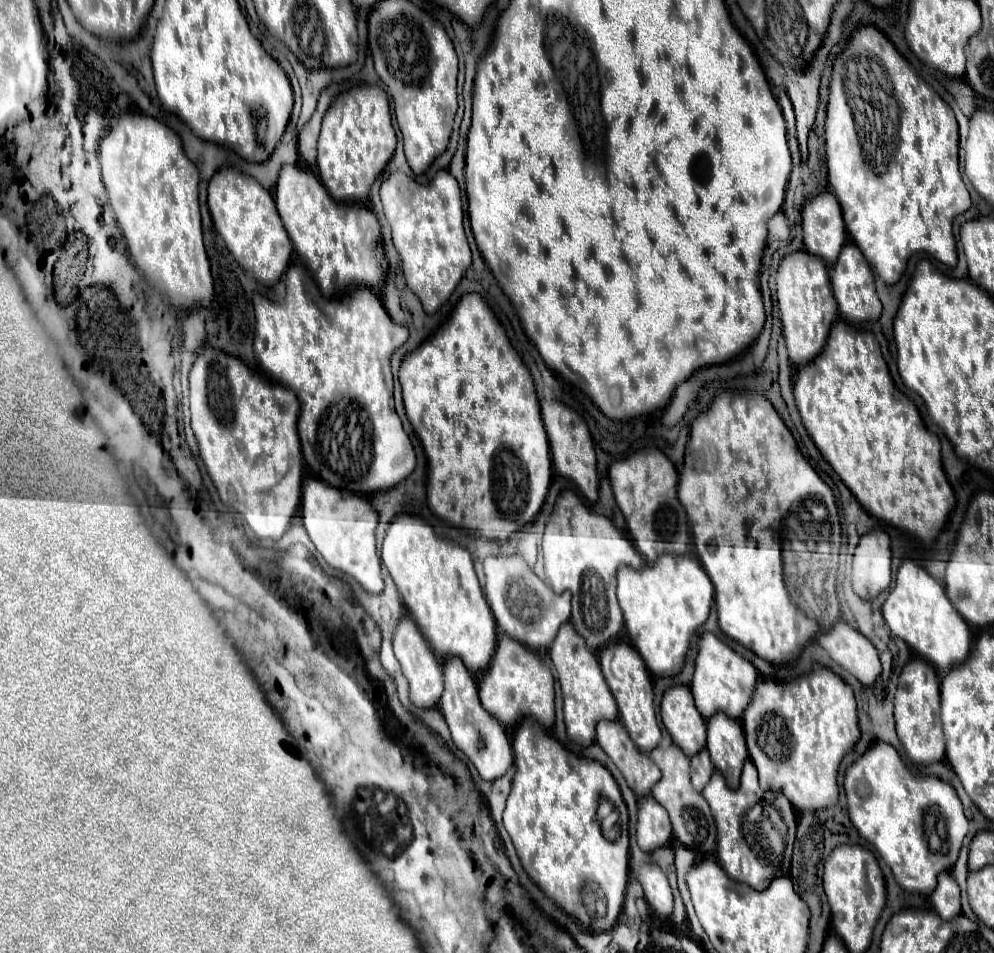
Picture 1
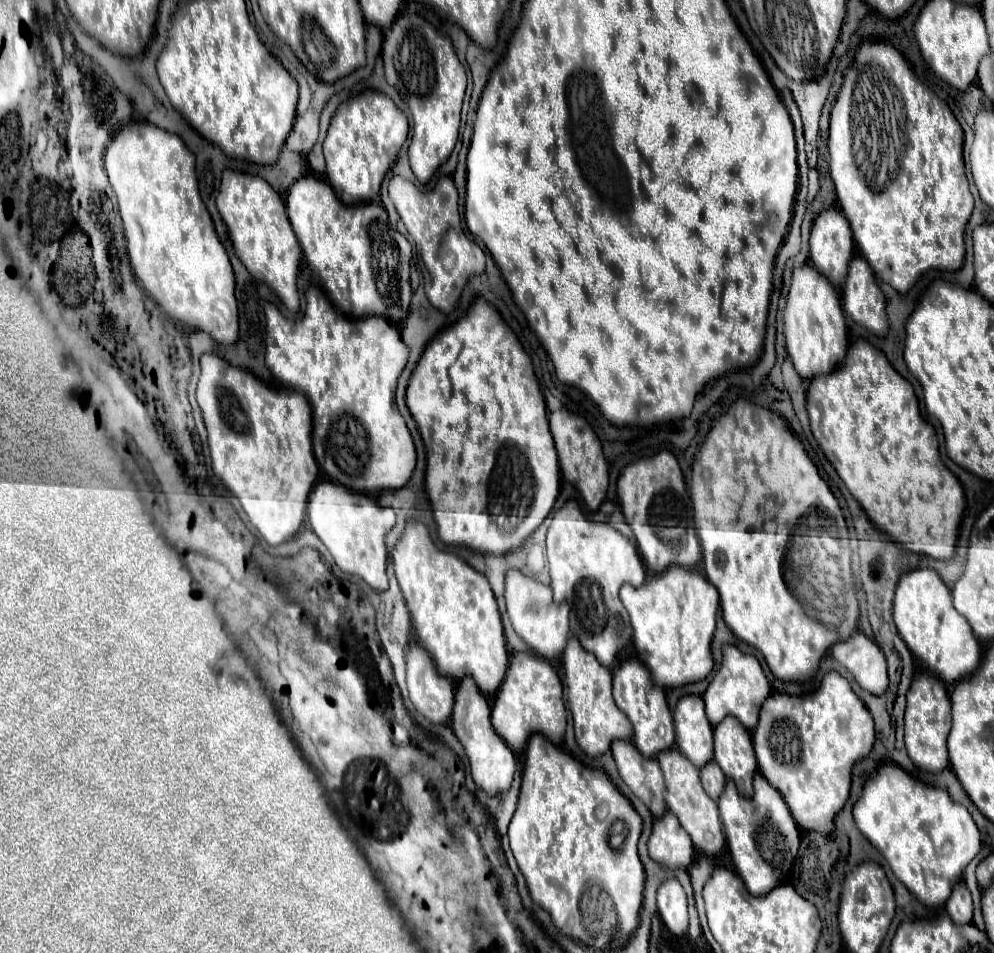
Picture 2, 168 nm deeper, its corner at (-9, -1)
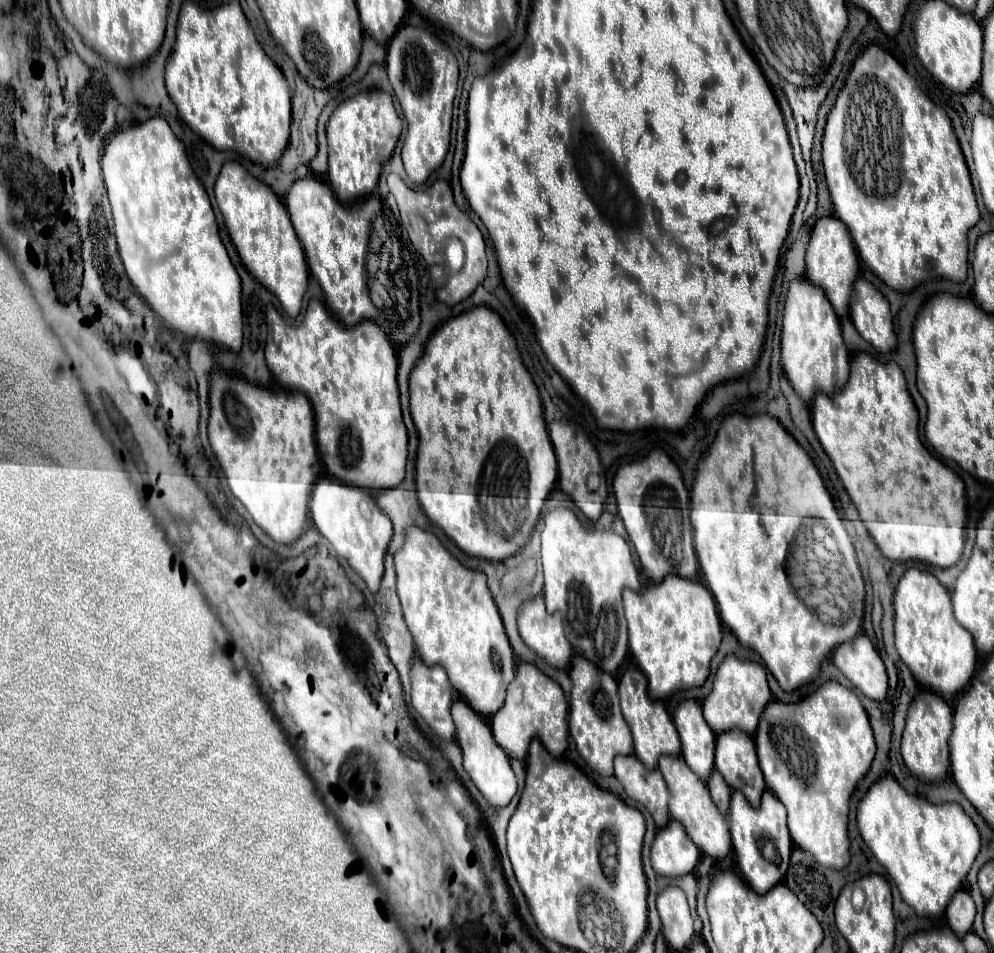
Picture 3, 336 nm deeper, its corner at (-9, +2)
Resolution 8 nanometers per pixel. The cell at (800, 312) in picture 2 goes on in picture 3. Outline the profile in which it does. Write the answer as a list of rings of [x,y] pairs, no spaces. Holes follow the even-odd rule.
[[[799,277],[791,281],[789,295],[783,307],[783,333],[781,333],[781,363],[783,371],[795,393],[809,403],[815,391],[839,391],[849,377],[849,353],[843,343],[839,317],[827,301],[823,289]]]

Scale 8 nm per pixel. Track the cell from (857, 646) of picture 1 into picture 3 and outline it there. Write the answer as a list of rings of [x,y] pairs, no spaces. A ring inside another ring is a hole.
[[[857,635],[839,645],[833,651],[833,663],[869,699],[883,701],[887,697],[885,665],[867,635]]]

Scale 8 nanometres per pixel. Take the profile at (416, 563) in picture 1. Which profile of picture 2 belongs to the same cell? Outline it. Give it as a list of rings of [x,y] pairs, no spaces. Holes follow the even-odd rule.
[[[407,522],[405,532],[393,550],[393,566],[413,620],[415,638],[435,660],[435,668],[439,668],[439,674],[457,682],[463,680],[463,676],[471,676],[483,694],[495,694],[509,666],[509,650],[501,614],[497,610],[497,602],[487,578],[455,554],[439,550],[421,522]]]

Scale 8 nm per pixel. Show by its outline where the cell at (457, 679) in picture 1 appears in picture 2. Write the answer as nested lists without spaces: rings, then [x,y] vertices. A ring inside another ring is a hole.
[[[463,678],[457,686],[451,728],[453,728],[455,736],[459,738],[459,742],[463,744],[465,752],[467,752],[467,758],[471,762],[473,782],[479,788],[483,788],[485,794],[489,794],[489,796],[493,796],[495,792],[507,792],[507,788],[511,788],[511,780],[513,780],[513,774],[515,774],[515,754],[493,732],[491,710],[489,710],[487,698],[477,690],[477,686],[471,678]]]

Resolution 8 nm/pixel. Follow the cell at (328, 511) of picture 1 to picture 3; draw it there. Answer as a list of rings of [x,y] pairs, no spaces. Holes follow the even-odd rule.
[[[321,479],[315,483],[309,509],[317,531],[333,545],[337,555],[343,557],[351,569],[363,577],[371,593],[375,593],[383,577],[383,557],[393,535],[391,519],[377,507],[365,489],[355,489],[333,479]]]

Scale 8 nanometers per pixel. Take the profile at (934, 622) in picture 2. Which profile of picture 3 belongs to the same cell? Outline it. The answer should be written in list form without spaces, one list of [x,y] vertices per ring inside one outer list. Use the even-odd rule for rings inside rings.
[[[909,569],[899,579],[895,591],[895,645],[903,663],[913,671],[917,683],[925,689],[953,699],[973,677],[977,649],[971,633],[967,633],[953,617],[949,591],[927,571]]]

